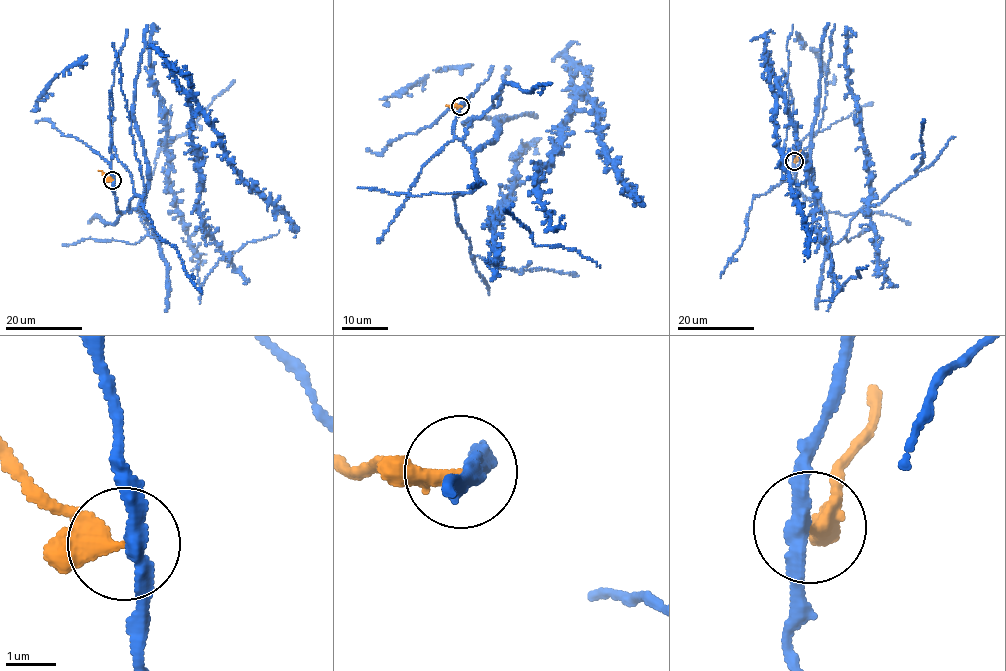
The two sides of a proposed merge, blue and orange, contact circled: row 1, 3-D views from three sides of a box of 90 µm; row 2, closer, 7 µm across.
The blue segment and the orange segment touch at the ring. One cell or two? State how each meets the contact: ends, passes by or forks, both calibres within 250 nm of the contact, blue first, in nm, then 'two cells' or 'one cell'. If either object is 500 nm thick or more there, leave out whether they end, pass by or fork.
blue passes by; orange passes by; 300 nm thick on the blue side, 240 nm on the other; two cells

